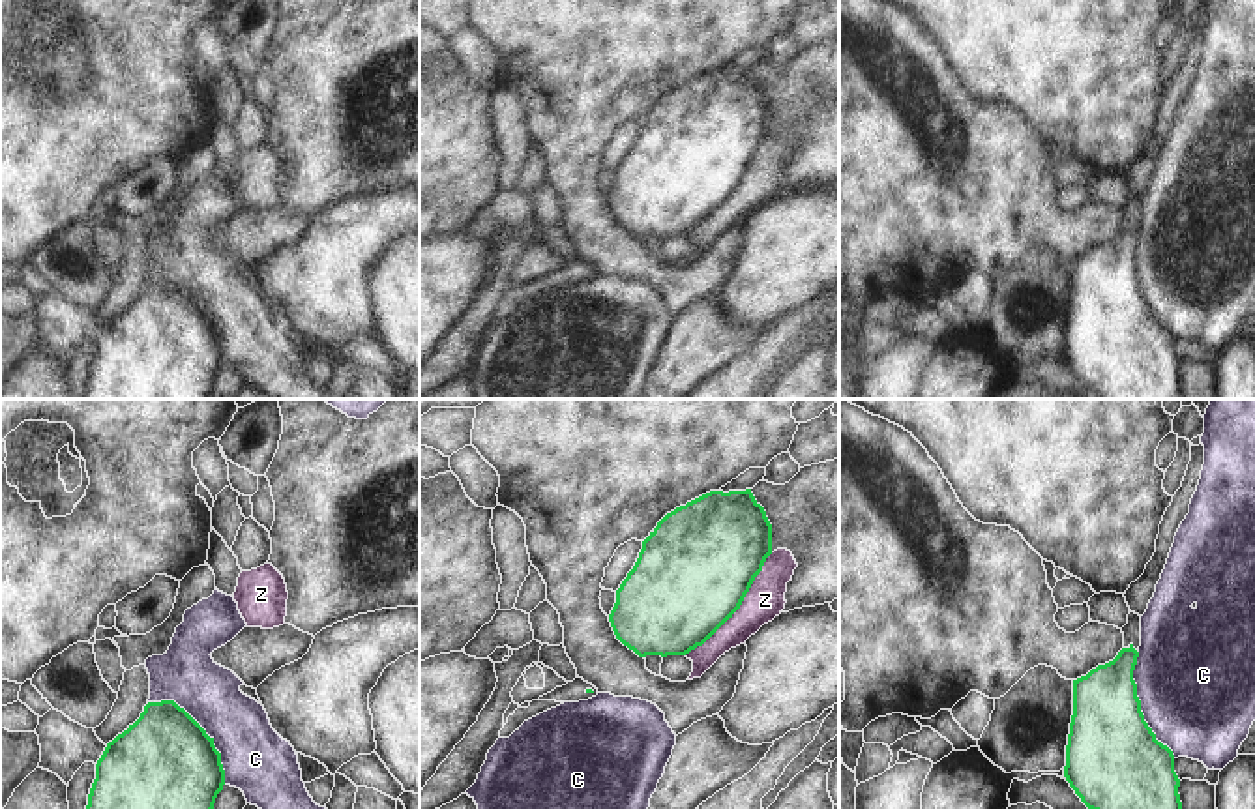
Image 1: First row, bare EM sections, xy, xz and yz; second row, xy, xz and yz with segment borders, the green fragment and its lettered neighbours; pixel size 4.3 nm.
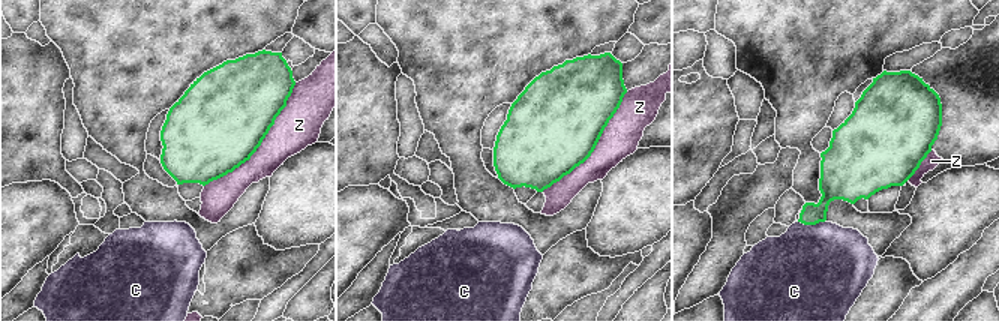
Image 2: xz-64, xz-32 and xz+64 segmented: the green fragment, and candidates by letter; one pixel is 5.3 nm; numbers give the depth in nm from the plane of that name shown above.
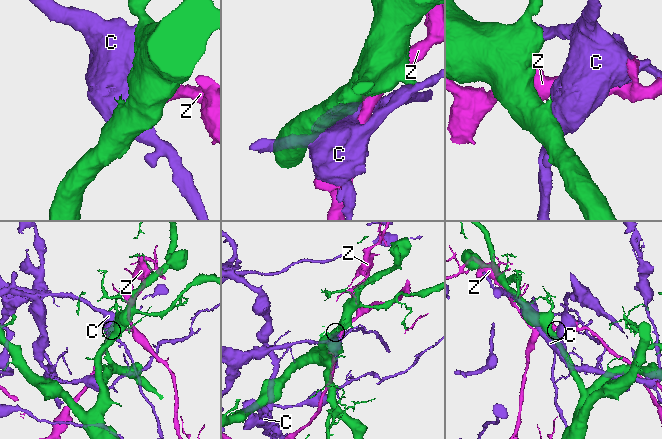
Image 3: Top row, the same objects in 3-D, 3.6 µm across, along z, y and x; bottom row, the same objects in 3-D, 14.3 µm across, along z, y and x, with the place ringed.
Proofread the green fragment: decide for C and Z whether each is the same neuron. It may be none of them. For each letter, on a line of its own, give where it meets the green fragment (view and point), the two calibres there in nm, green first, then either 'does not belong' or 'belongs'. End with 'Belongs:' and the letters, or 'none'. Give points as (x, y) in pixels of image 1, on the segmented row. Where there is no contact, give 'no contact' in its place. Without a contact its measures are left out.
C: contact xy (203, 729); calibres 420 and 280 nm; does not belong
Z: contact xz (738, 607); calibres 480 and 160 nm; does not belong
Belongs: none

